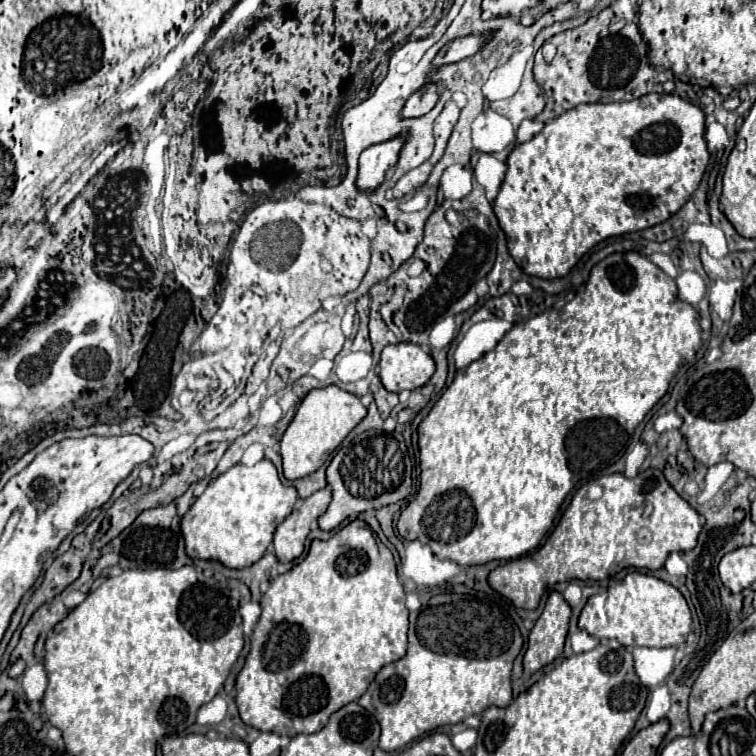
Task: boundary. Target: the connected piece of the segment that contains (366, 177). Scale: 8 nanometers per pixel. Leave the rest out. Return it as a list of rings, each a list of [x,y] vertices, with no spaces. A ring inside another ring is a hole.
[[[391,140],[383,144],[375,144],[367,148],[359,158],[359,174],[357,174],[357,190],[363,194],[369,194],[377,190],[385,182],[385,174],[391,166],[397,164],[399,150],[403,146],[403,140]]]

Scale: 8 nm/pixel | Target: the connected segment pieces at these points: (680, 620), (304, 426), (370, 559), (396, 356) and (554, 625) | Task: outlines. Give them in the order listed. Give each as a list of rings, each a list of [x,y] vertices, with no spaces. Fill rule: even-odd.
[[[631,572],[587,600],[579,616],[579,628],[599,640],[614,640],[623,646],[665,648],[685,642],[691,632],[691,612],[677,588],[655,576]]]
[[[335,384],[311,390],[303,398],[295,418],[291,420],[279,442],[279,454],[283,458],[283,476],[287,480],[299,480],[319,470],[329,458],[329,454],[343,442],[343,438],[365,418],[365,414],[367,408],[359,402],[359,398],[341,390]]]
[[[353,520],[351,524],[341,528],[335,536],[331,536],[329,540],[313,540],[305,560],[301,560],[289,572],[281,574],[279,578],[275,578],[271,582],[269,590],[261,598],[261,610],[263,610],[261,618],[255,624],[253,634],[251,634],[251,650],[249,650],[249,654],[245,658],[245,664],[243,664],[243,670],[239,672],[237,682],[235,682],[235,690],[237,690],[235,702],[237,702],[237,708],[239,708],[241,720],[247,726],[253,726],[261,732],[275,732],[279,736],[293,738],[297,734],[313,734],[313,732],[321,730],[327,724],[327,720],[333,712],[337,712],[341,706],[361,698],[361,694],[373,682],[375,674],[383,666],[387,666],[395,660],[401,660],[405,656],[405,650],[407,650],[407,640],[405,638],[407,638],[407,616],[409,616],[409,612],[405,608],[405,592],[403,592],[403,586],[399,584],[399,578],[397,578],[393,554],[391,554],[389,548],[385,548],[385,552],[379,552],[373,530],[361,520]]]
[[[403,342],[385,346],[379,362],[379,378],[389,392],[415,390],[427,384],[435,372],[433,358],[415,344]]]
[[[551,592],[545,602],[543,614],[529,632],[527,652],[523,656],[525,676],[531,676],[535,670],[553,662],[563,652],[569,616],[569,604],[563,600],[559,592]]]

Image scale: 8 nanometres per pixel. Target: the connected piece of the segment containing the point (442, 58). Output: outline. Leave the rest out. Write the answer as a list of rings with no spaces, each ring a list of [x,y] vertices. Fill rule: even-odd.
[[[467,36],[467,38],[459,38],[459,40],[449,42],[433,58],[433,70],[439,70],[447,64],[455,64],[455,62],[461,62],[463,58],[473,56],[483,46],[483,42],[485,42],[485,36]]]

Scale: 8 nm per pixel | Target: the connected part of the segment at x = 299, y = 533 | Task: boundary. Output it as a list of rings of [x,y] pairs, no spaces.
[[[325,486],[323,490],[315,492],[313,496],[305,498],[299,508],[295,508],[275,530],[275,556],[279,562],[291,562],[301,556],[305,538],[309,534],[309,524],[317,520],[331,502],[331,488]]]

